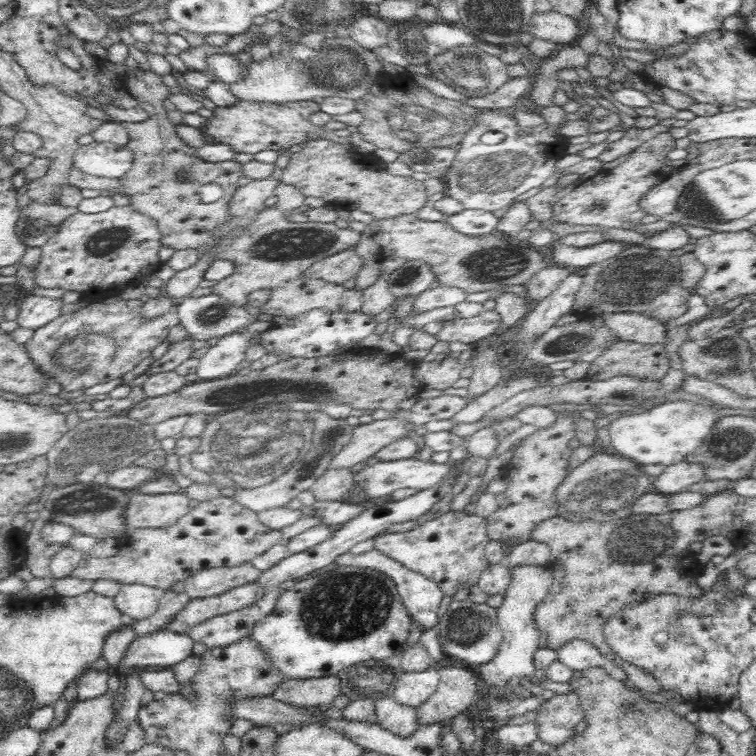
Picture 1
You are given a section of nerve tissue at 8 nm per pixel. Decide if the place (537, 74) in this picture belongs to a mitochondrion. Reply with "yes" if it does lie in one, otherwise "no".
no

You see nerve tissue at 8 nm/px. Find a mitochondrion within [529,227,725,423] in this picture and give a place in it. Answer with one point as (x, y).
(636, 277)

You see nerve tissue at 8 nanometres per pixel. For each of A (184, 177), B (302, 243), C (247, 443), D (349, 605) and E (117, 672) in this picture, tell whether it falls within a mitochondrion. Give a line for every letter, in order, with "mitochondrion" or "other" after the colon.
A: mitochondrion
B: mitochondrion
C: mitochondrion
D: mitochondrion
E: other

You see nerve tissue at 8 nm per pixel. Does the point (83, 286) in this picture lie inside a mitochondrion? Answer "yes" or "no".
no

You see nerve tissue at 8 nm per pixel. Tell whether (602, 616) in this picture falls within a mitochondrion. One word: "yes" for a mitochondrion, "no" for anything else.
no

